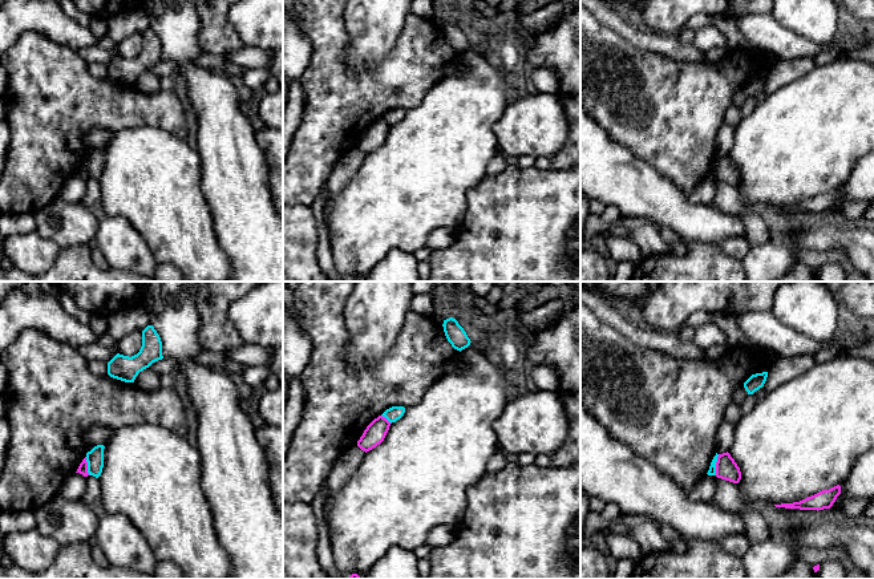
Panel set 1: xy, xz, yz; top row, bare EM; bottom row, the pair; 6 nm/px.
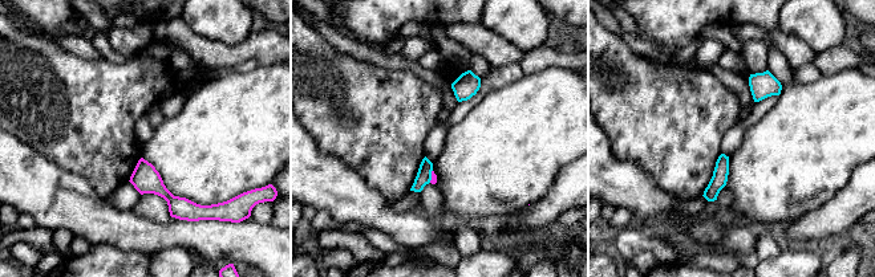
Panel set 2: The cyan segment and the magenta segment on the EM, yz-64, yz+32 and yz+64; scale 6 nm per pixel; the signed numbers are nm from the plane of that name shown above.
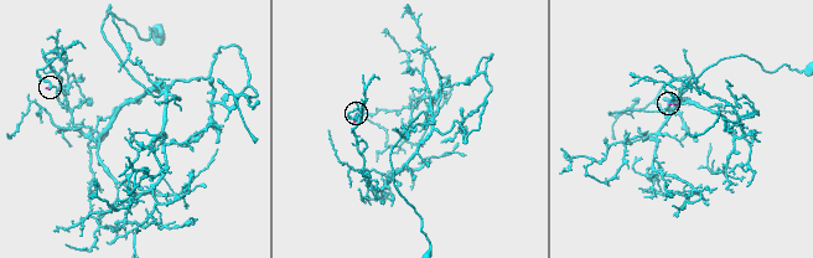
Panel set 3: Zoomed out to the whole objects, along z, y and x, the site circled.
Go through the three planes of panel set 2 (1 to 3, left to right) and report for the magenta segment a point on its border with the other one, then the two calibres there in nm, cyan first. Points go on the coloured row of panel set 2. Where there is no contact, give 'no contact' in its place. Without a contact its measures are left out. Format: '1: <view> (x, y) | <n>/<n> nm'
1: no contact
2: yz+32 (430, 176) | 90/40 nm
3: no contact

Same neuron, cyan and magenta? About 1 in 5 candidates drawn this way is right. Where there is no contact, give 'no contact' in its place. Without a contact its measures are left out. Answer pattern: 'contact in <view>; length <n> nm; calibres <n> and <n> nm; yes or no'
contact in yz; length 130 nm; calibres 50 and 130 nm; no

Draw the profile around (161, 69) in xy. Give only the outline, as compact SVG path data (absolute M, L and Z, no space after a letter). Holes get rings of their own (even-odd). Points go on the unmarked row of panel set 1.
M162 61L162 62L153 65L147 72L158 77L165 77L165 76L177 77L178 66L174 62Z

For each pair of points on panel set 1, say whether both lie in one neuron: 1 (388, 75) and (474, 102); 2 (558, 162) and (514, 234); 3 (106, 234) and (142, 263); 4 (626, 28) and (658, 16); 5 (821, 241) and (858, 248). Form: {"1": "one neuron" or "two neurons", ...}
{"1": "two neurons", "2": "two neurons", "3": "one neuron", "4": "two neurons", "5": "one neuron"}

